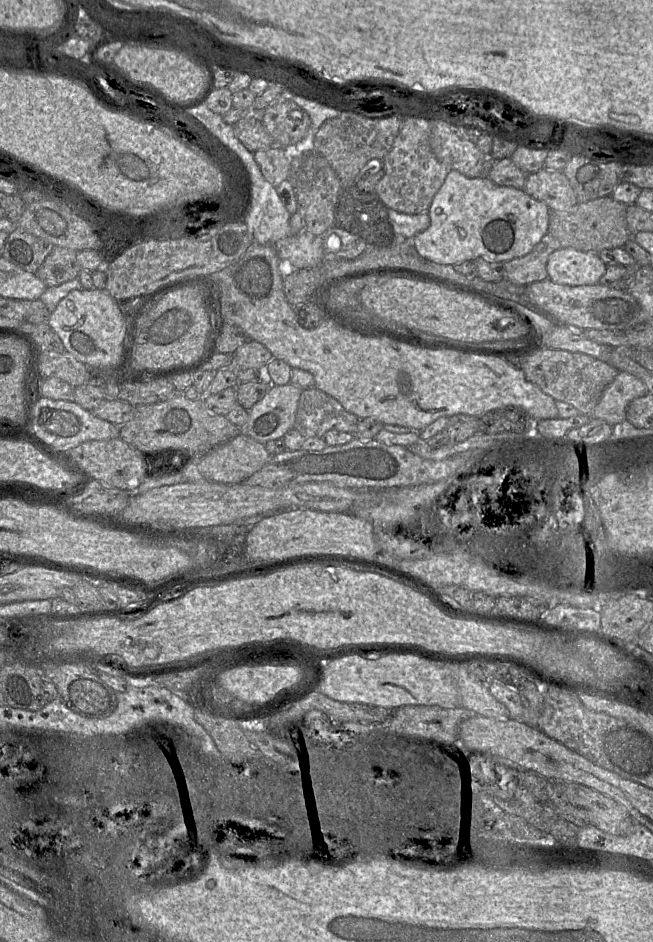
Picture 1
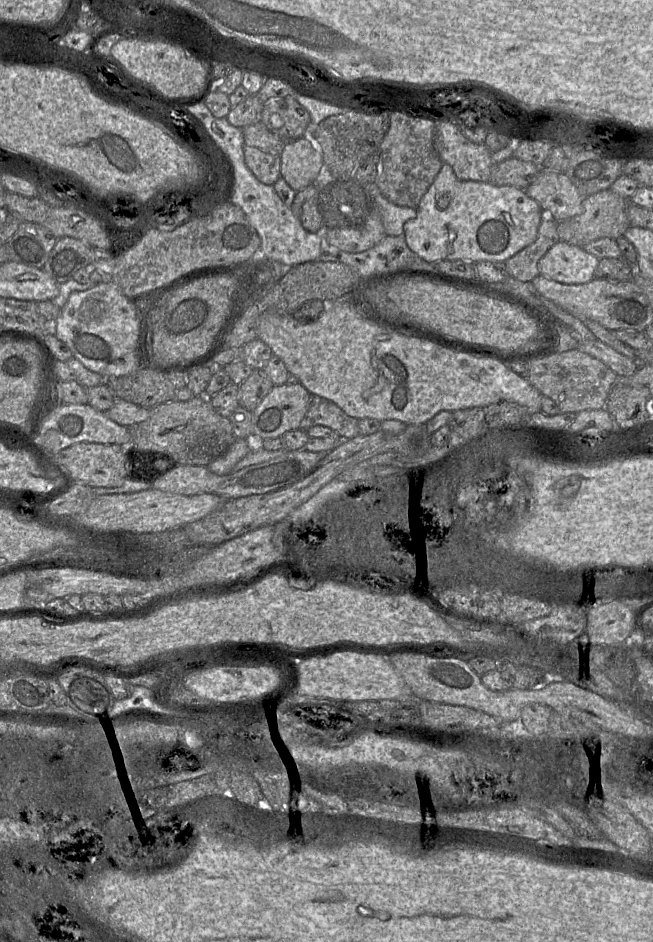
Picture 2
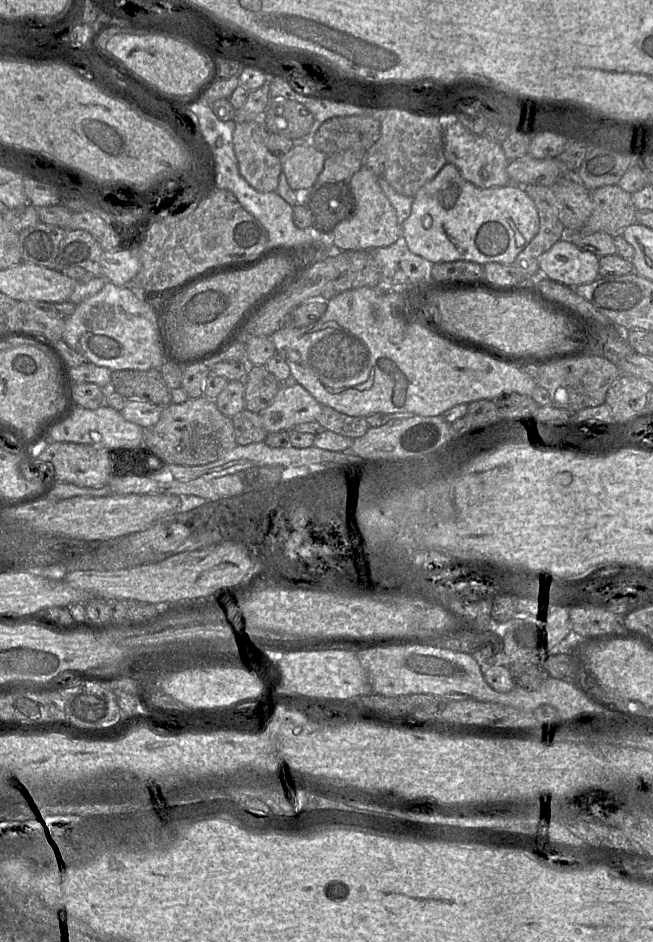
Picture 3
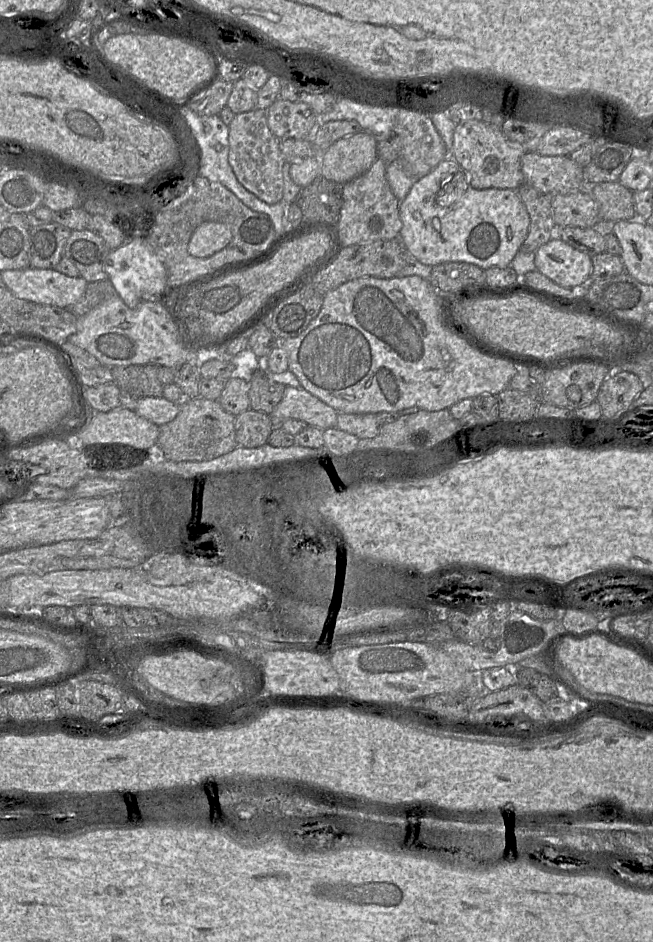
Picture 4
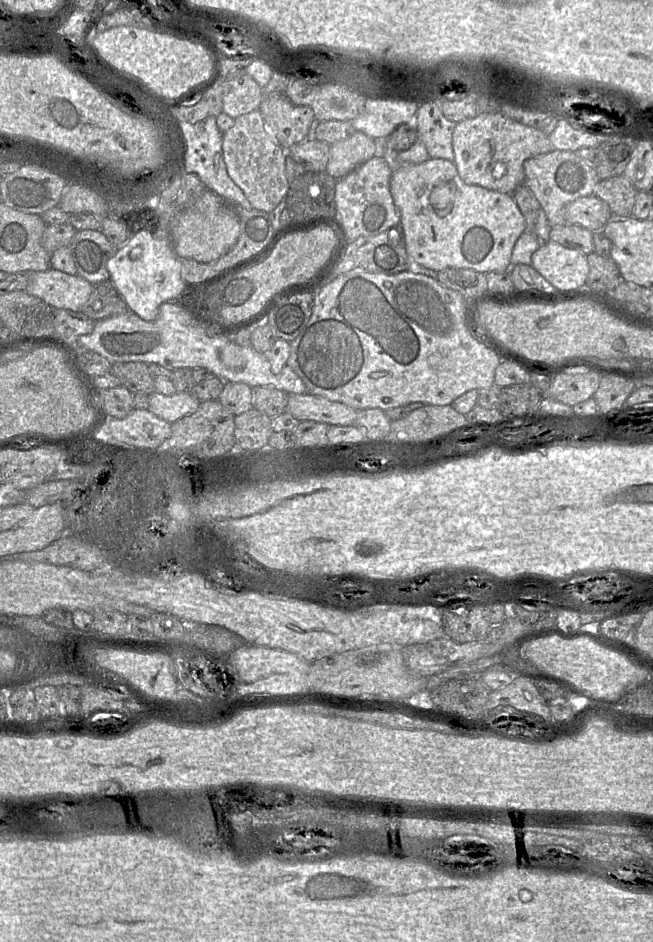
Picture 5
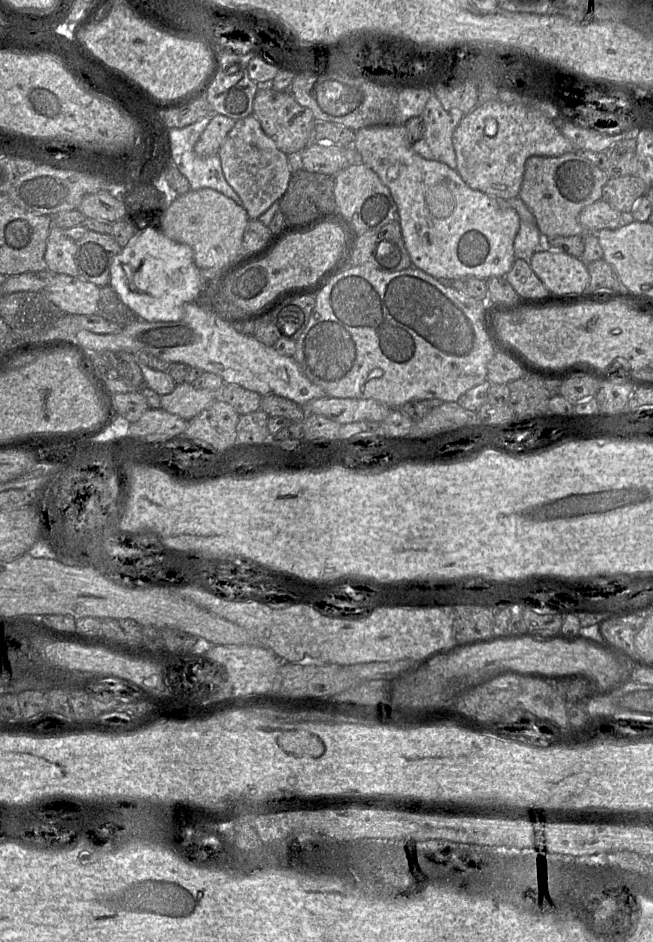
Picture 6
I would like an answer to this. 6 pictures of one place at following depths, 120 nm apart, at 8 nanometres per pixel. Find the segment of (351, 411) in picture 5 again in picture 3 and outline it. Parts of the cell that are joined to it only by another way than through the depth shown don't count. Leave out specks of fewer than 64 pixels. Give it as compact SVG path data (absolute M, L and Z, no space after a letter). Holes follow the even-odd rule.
M300 384L281 386L271 404L258 413L267 433L292 430L296 425L316 421L323 405Z

